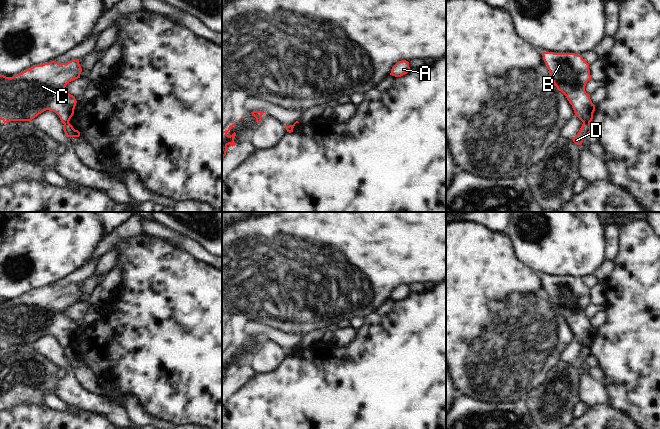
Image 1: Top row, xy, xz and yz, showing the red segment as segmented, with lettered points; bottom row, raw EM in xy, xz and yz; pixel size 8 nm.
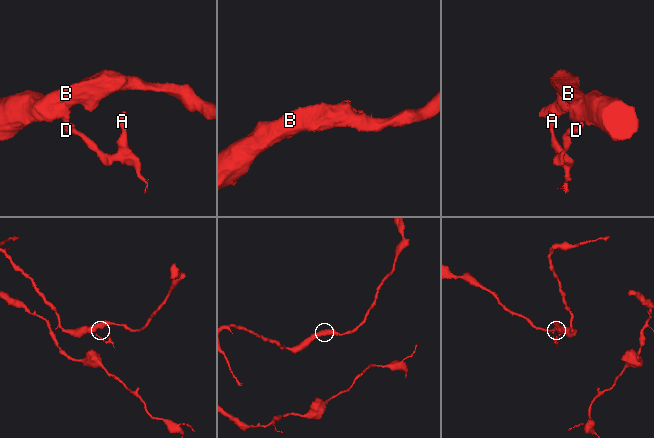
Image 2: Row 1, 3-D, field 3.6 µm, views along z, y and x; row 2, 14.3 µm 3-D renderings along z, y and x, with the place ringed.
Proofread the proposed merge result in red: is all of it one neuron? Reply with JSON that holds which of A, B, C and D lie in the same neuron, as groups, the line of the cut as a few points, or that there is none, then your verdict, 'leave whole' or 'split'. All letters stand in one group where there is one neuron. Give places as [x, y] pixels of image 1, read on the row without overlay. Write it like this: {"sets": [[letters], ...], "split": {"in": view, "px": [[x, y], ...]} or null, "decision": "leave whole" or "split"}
{"sets": [["A", "D"], ["B", "C"]], "split": {"in": "yz", "px": [[583, 345], [589, 347]]}, "decision": "split"}

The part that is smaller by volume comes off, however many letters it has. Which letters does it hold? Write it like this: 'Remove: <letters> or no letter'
Remove: A, D

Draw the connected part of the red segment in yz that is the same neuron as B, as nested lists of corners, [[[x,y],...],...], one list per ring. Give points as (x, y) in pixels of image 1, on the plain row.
[[[543,276],[542,280],[553,308],[566,320],[575,339],[582,346],[590,347],[595,329],[585,315],[591,303],[589,288],[575,277]]]

